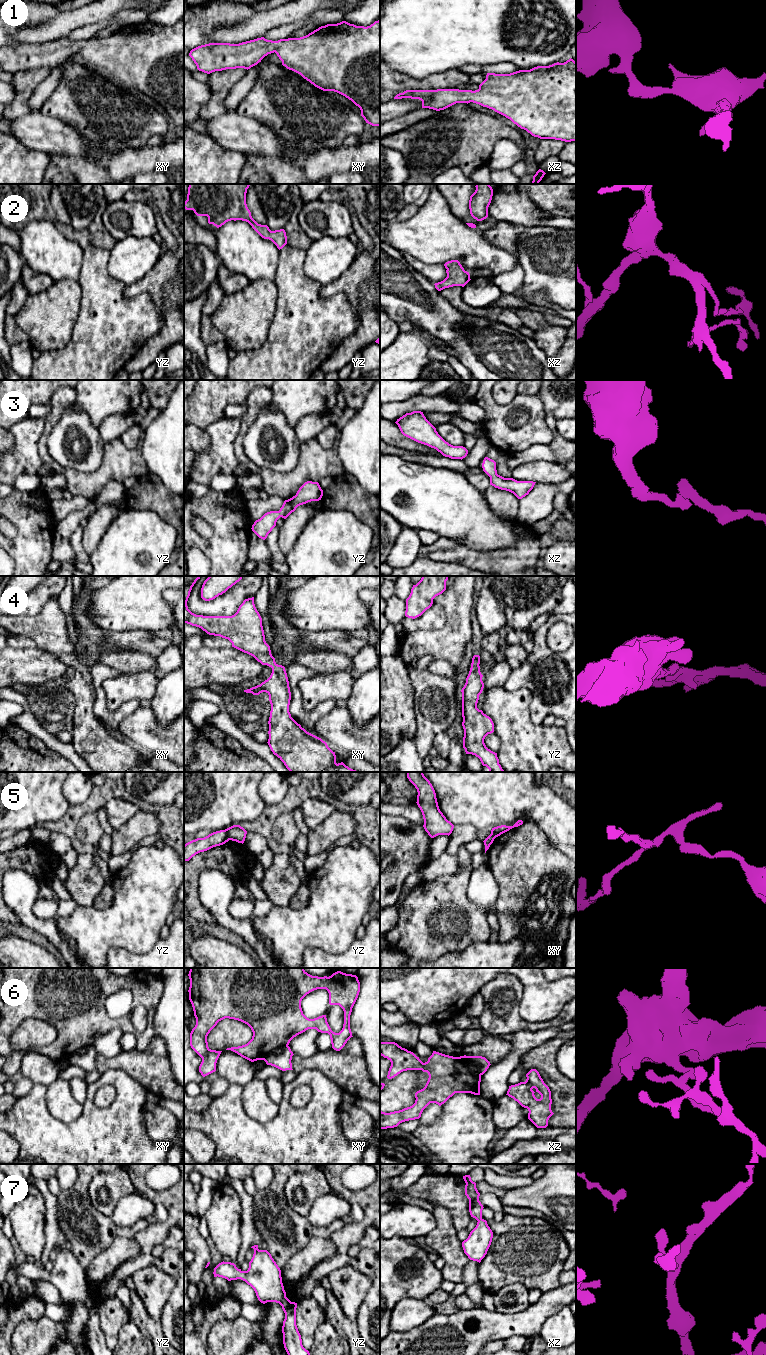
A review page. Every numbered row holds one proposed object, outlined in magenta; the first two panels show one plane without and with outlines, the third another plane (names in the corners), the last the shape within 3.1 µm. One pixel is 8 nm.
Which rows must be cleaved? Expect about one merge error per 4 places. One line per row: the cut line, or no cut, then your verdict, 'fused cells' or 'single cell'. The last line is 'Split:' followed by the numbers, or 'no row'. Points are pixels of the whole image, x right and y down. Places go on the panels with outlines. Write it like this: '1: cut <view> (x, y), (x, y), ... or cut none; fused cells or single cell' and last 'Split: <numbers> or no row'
1: cut none; single cell
2: cut none; single cell
3: cut none; single cell
4: cut none; single cell
5: cut yz (225, 829), (230, 839); fused cells
6: cut xy (287, 1045), (273, 1049), (263, 1059); fused cells
7: cut none; single cell
Split: 5, 6

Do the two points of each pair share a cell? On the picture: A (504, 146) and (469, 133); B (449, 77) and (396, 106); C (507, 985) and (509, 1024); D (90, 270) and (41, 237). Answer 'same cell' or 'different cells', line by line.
A: different cells
B: different cells
C: same cell
D: different cells

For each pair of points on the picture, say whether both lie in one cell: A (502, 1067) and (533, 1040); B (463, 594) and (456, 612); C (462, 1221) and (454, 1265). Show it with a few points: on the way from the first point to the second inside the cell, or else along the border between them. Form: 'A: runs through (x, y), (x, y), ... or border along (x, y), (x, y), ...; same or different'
A: runs through (510, 1060), (525, 1045); same
B: runs through (459, 598), (458, 608); same
C: border along (446, 1209), (457, 1230); different

